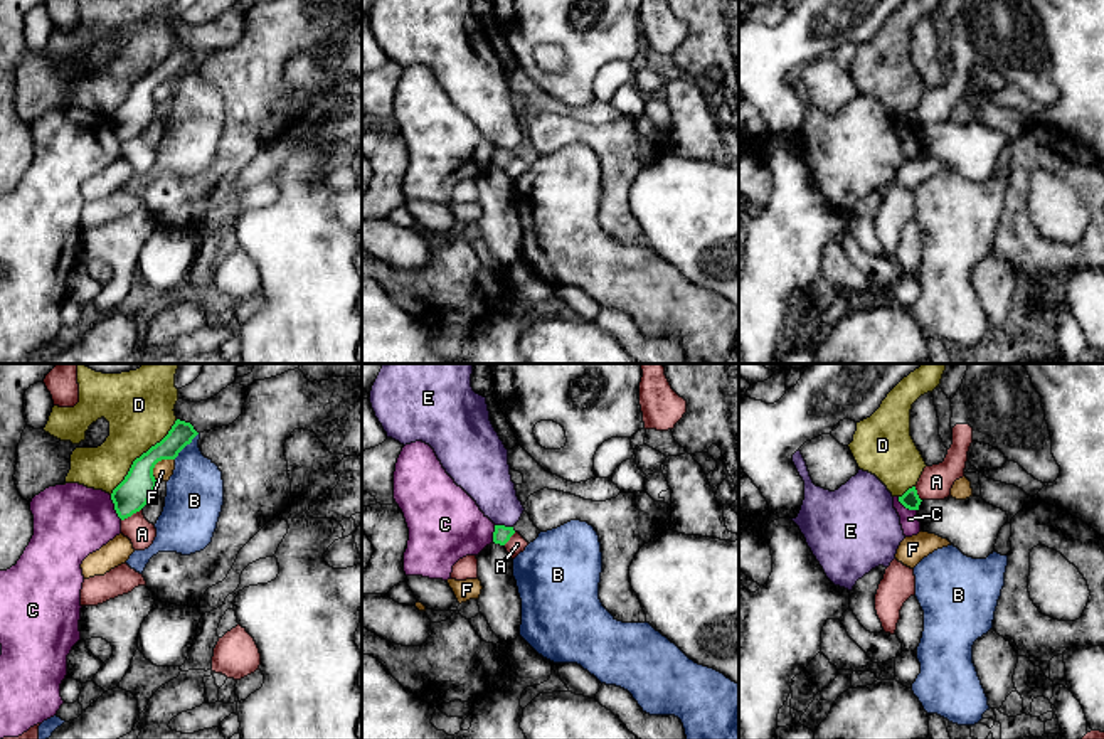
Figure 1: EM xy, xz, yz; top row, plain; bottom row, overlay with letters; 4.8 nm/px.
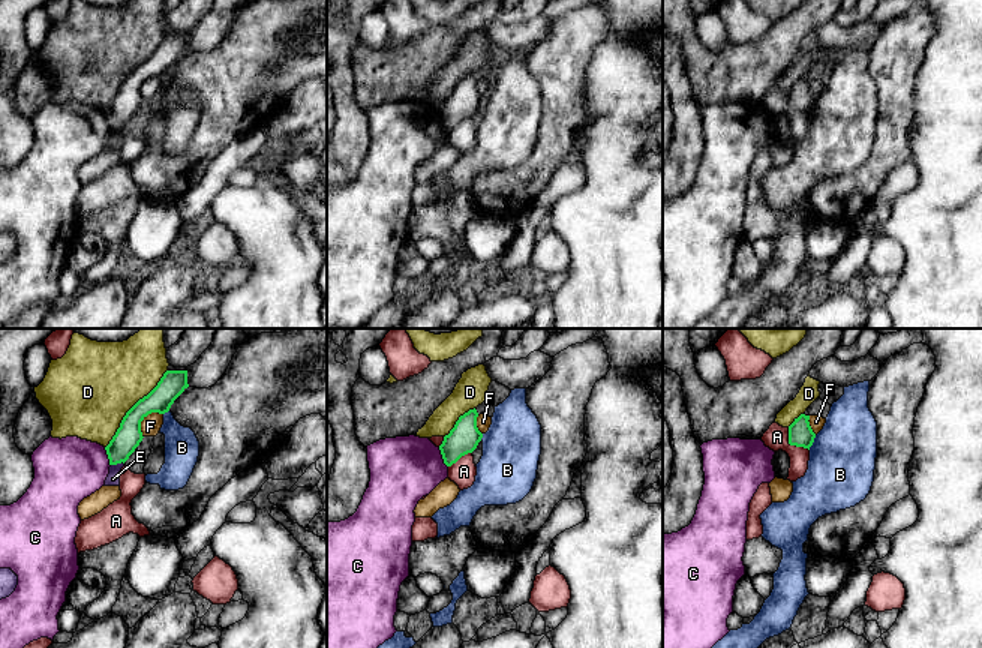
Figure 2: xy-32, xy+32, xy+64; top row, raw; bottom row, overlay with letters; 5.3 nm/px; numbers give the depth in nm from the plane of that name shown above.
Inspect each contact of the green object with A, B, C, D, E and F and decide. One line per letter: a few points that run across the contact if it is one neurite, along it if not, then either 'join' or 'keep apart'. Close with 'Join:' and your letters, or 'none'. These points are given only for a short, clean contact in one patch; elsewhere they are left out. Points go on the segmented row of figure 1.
A: join
B: line xy (199, 433), (174, 458); keep apart
C: line xy (110, 495), (115, 512), (122, 519); keep apart
D: keep apart
E: line xz (495, 524), (512, 527); keep apart
F: line xy (174, 458), (164, 458), (155, 465), (153, 478), (157, 483); keep apart
Join: A

